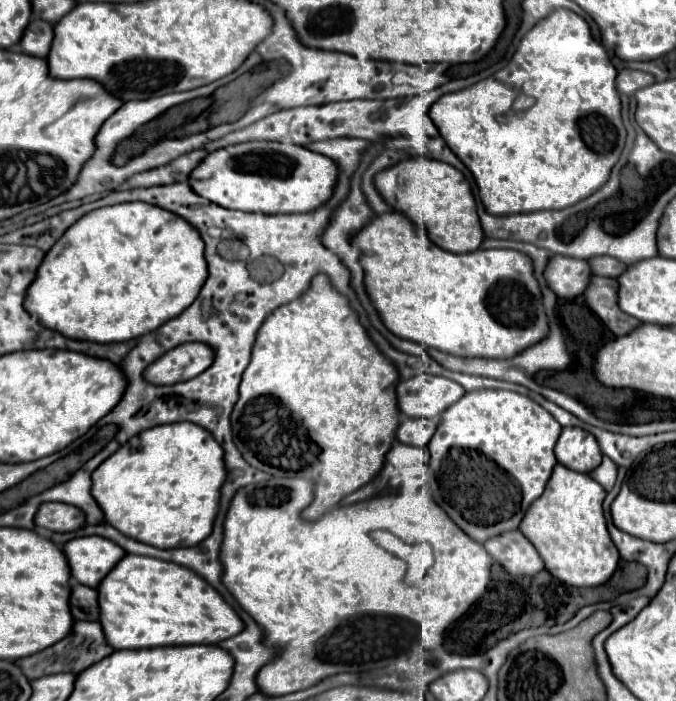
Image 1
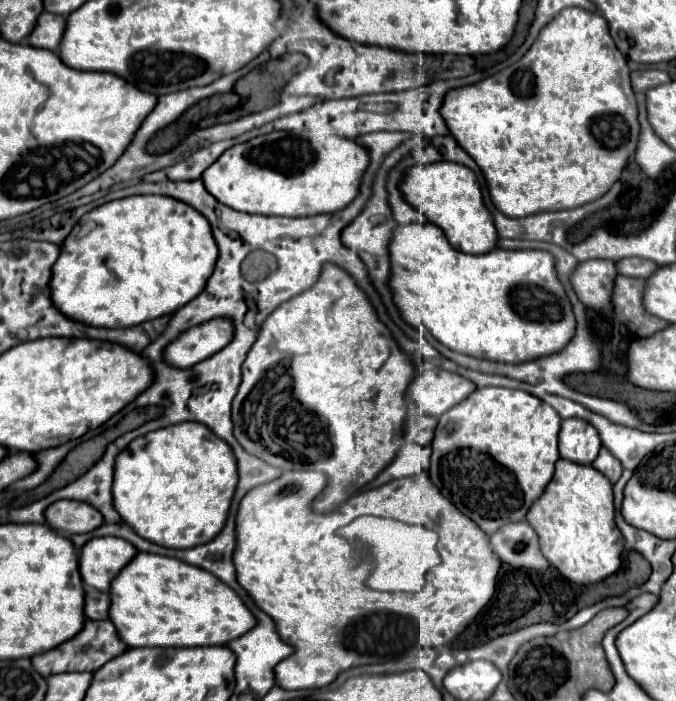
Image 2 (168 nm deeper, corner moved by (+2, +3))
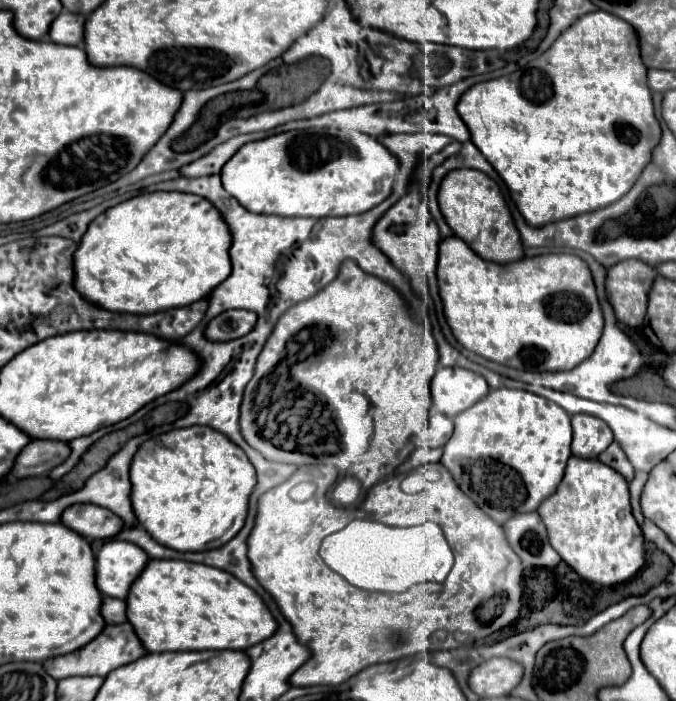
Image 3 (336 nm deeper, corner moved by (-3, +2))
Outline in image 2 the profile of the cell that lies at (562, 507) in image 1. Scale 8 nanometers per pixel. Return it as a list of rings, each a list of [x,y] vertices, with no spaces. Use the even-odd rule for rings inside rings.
[[[558,460],[556,472],[544,494],[526,514],[540,538],[544,558],[574,584],[594,584],[614,574],[622,564],[624,538],[614,524],[612,484],[592,466]]]

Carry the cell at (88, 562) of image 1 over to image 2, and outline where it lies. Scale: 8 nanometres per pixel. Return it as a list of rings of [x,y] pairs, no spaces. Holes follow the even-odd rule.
[[[116,536],[92,538],[82,546],[78,566],[86,586],[100,592],[108,592],[112,578],[122,570],[122,566],[132,560],[136,548]]]

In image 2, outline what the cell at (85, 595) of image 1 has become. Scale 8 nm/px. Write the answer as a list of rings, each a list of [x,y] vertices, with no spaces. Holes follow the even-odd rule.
[[[88,588],[84,594],[84,614],[86,618],[96,618],[104,620],[108,618],[108,608],[110,608],[110,596],[106,592],[98,592]]]

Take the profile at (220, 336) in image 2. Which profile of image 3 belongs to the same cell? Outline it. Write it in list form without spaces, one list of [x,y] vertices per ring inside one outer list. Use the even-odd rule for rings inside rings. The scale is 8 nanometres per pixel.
[[[231,309],[231,311],[217,315],[209,323],[205,333],[207,333],[207,339],[211,341],[231,341],[231,339],[247,335],[255,323],[257,323],[257,313],[243,311],[243,309]]]

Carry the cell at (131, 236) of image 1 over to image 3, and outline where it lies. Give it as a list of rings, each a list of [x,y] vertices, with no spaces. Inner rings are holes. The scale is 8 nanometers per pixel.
[[[177,191],[143,193],[101,213],[87,229],[75,255],[77,289],[109,311],[147,315],[195,303],[231,275],[231,231],[221,211],[205,197]]]

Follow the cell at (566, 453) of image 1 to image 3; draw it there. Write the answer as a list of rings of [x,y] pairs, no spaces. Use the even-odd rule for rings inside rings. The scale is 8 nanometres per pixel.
[[[573,415],[573,455],[583,459],[597,459],[613,441],[613,433],[605,421],[593,415]]]

